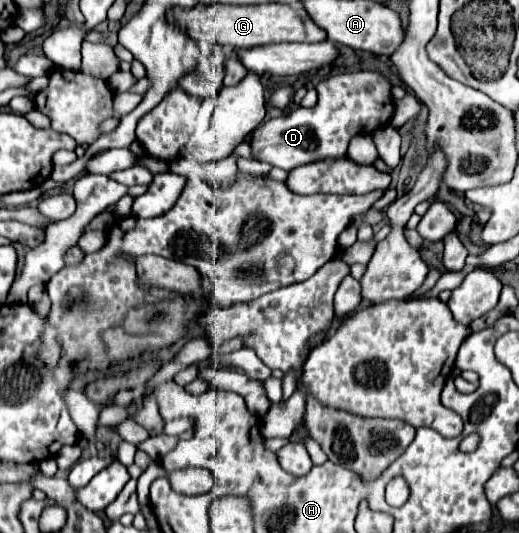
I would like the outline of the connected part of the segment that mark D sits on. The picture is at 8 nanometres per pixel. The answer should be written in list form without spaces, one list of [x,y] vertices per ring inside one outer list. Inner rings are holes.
[[[359,70],[359,72],[351,72],[351,74],[331,74],[317,84],[319,100],[313,108],[299,106],[299,108],[291,110],[287,116],[267,120],[261,128],[257,128],[253,132],[253,138],[251,138],[253,154],[261,162],[269,162],[271,166],[279,166],[283,170],[293,170],[293,168],[299,168],[303,164],[317,162],[317,160],[345,158],[349,142],[353,136],[373,134],[375,130],[391,124],[391,116],[395,110],[391,88],[393,88],[393,84],[389,82],[389,78],[383,76],[381,72],[375,72],[375,70]]]

